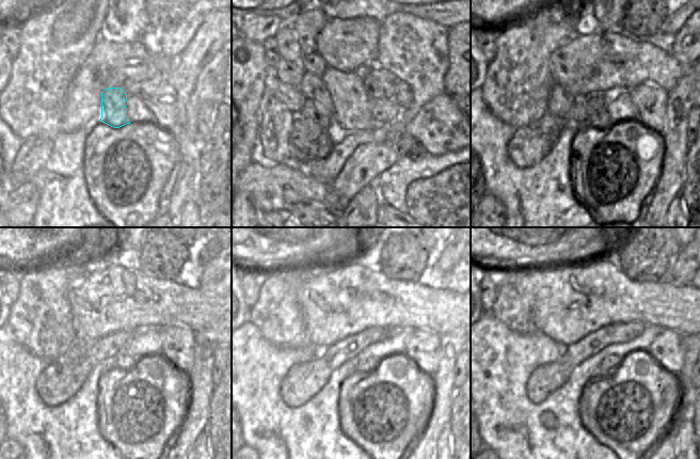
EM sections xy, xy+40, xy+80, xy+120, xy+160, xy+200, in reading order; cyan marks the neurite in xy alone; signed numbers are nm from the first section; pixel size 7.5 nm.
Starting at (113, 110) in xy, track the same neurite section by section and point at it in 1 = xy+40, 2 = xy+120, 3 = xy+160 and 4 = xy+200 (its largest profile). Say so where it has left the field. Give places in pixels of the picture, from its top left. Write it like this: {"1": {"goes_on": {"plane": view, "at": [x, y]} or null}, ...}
{"1": {"goes_on": {"plane": "xy+40", "at": [353, 113]}}, "2": {"goes_on": {"plane": "xy+120", "at": [124, 360]}}, "3": {"goes_on": {"plane": "xy+160", "at": [367, 365]}}, "4": {"goes_on": {"plane": "xy+200", "at": [607, 365]}}}

